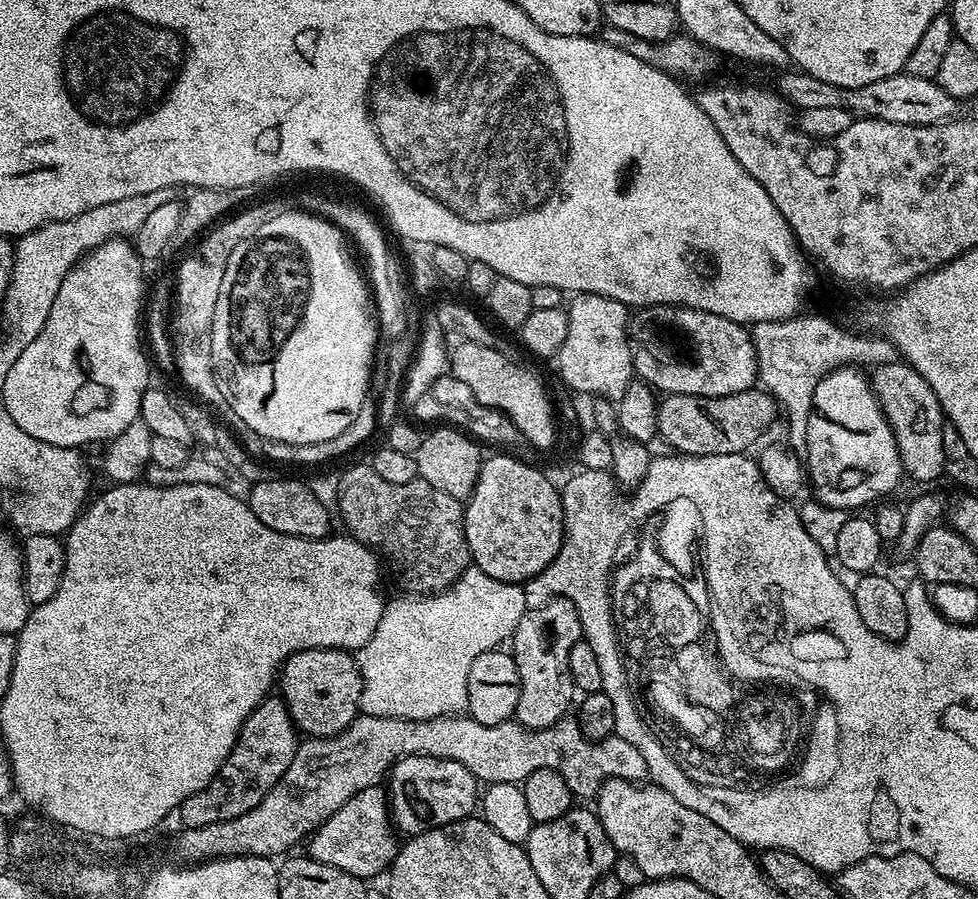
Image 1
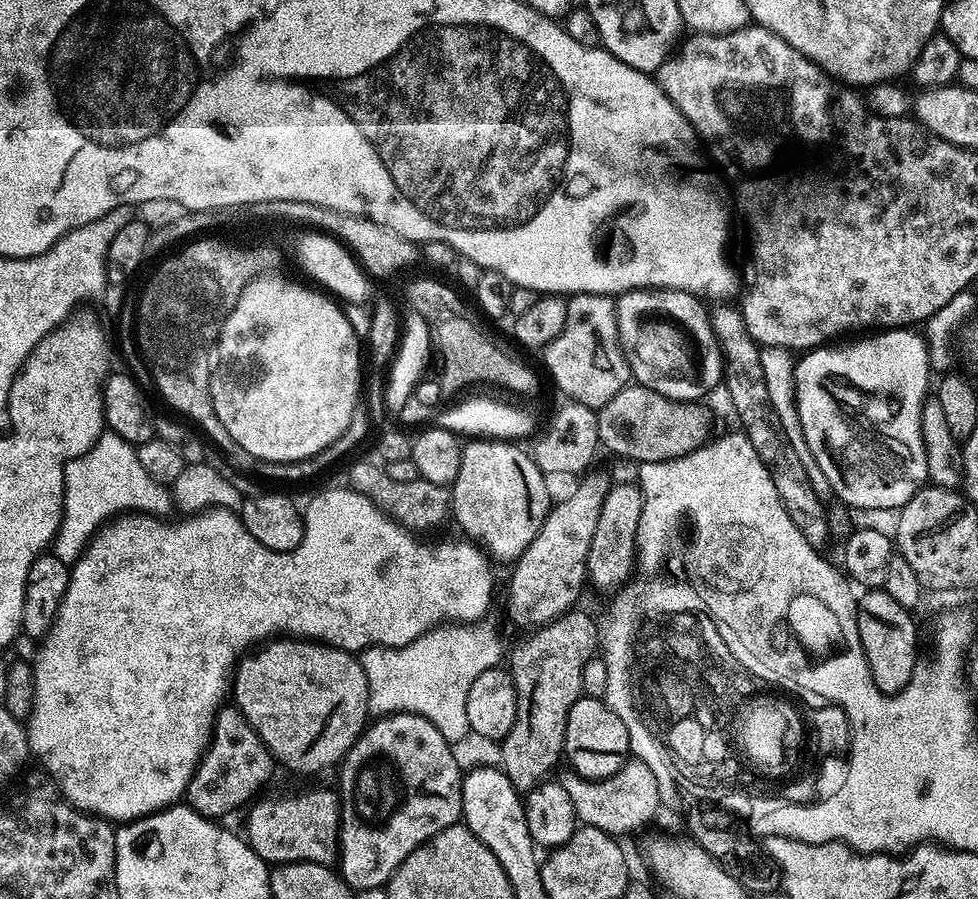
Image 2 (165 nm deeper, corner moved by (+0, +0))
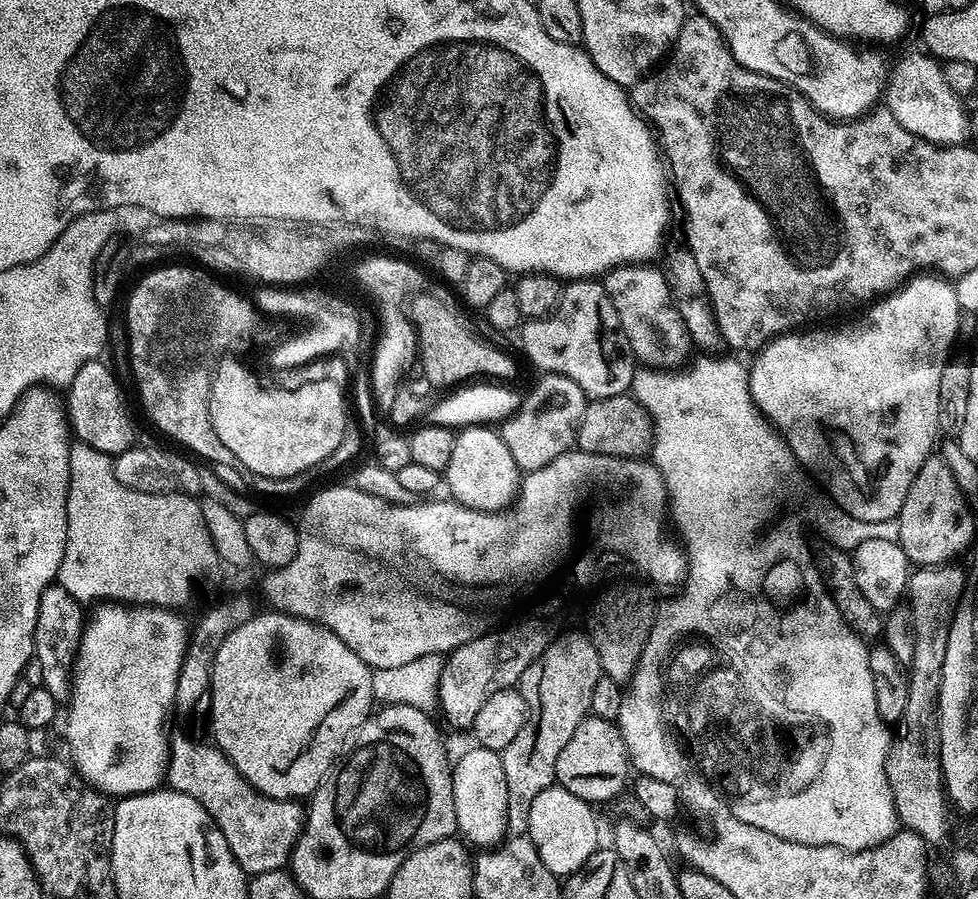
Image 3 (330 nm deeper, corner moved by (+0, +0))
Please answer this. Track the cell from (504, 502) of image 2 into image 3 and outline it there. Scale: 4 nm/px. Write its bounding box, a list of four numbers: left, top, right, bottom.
[446,426,522,512]

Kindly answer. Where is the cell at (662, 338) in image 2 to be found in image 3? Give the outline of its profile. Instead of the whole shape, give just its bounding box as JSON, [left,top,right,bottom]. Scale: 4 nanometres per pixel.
[602,266,694,370]

